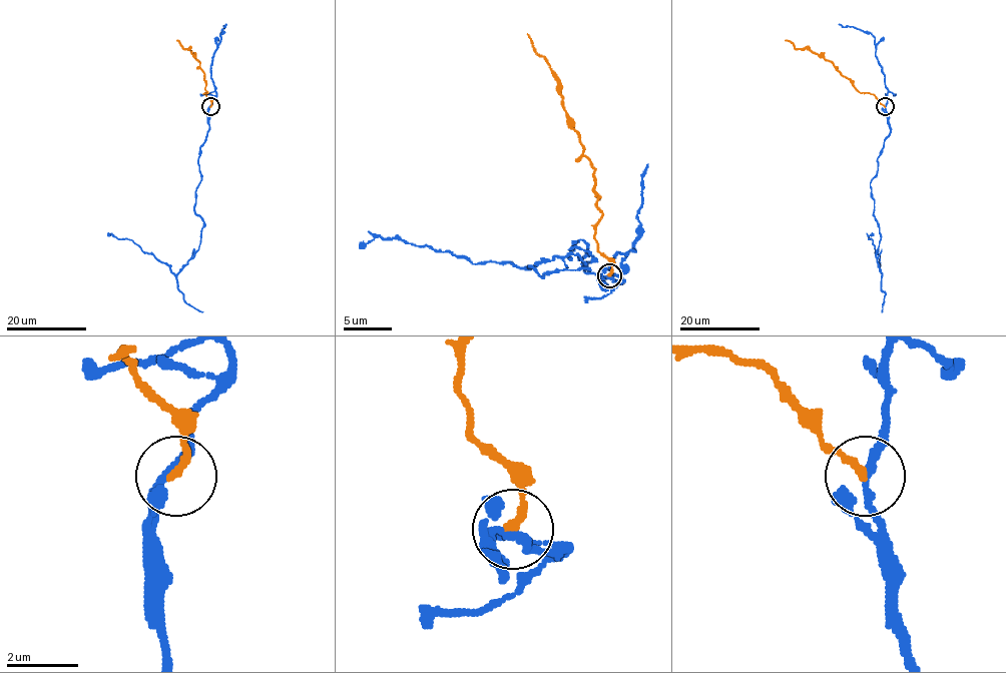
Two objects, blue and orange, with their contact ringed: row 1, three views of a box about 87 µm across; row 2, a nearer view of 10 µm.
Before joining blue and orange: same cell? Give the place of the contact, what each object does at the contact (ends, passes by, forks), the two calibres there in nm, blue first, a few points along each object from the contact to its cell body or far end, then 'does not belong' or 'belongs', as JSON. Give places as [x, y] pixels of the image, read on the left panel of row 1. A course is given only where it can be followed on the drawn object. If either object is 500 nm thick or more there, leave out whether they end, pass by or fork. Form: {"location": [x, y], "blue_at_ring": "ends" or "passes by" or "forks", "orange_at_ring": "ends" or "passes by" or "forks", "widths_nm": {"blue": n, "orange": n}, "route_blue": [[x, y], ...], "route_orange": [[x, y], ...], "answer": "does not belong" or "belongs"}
{"location": [210, 106], "blue_at_ring": "passes by", "orange_at_ring": "ends", "widths_nm": {"blue": 220, "orange": 220}, "route_blue": [[210, 106], [198, 156], [193, 211], [203, 226], [194, 255], [174, 275], [130, 239], [107, 234]], "route_orange": [[210, 107], [199, 62], [176, 40]], "answer": "does not belong"}

